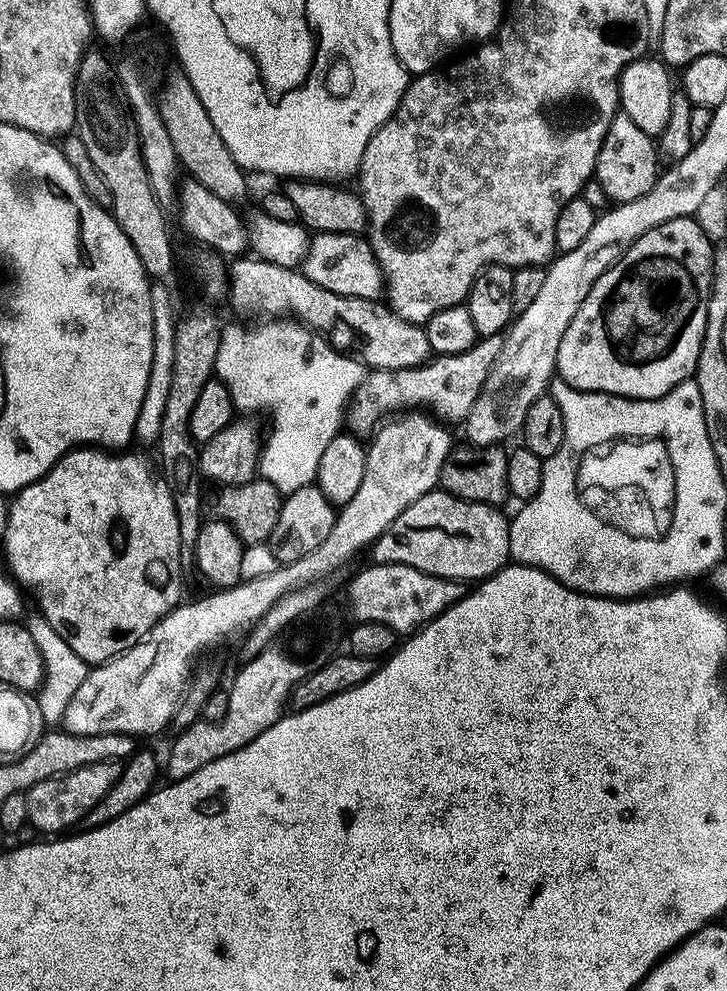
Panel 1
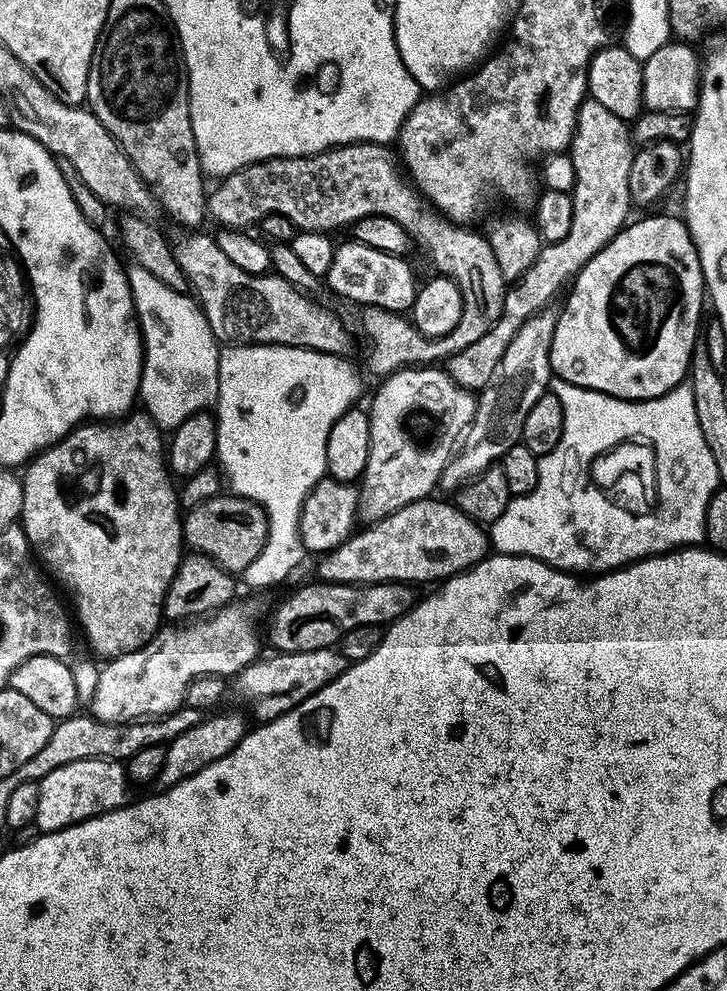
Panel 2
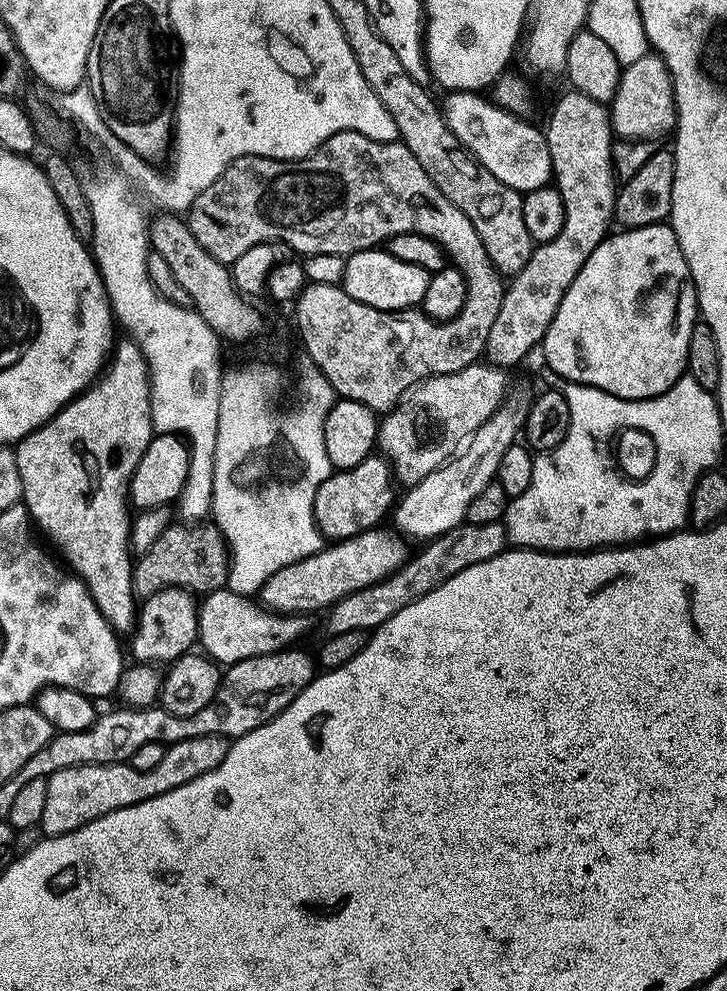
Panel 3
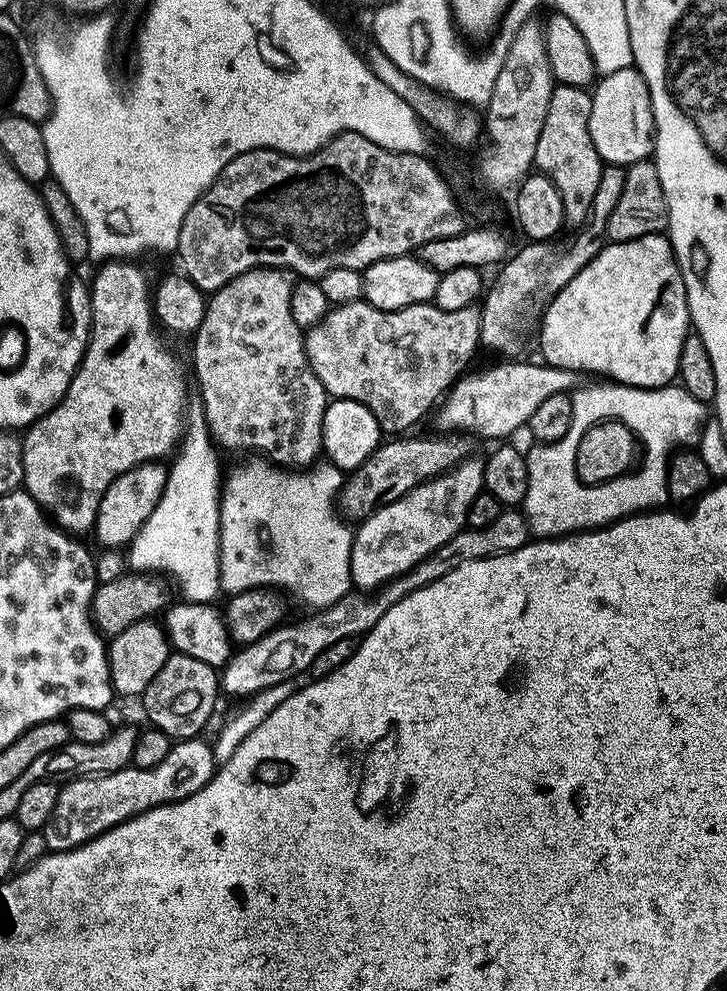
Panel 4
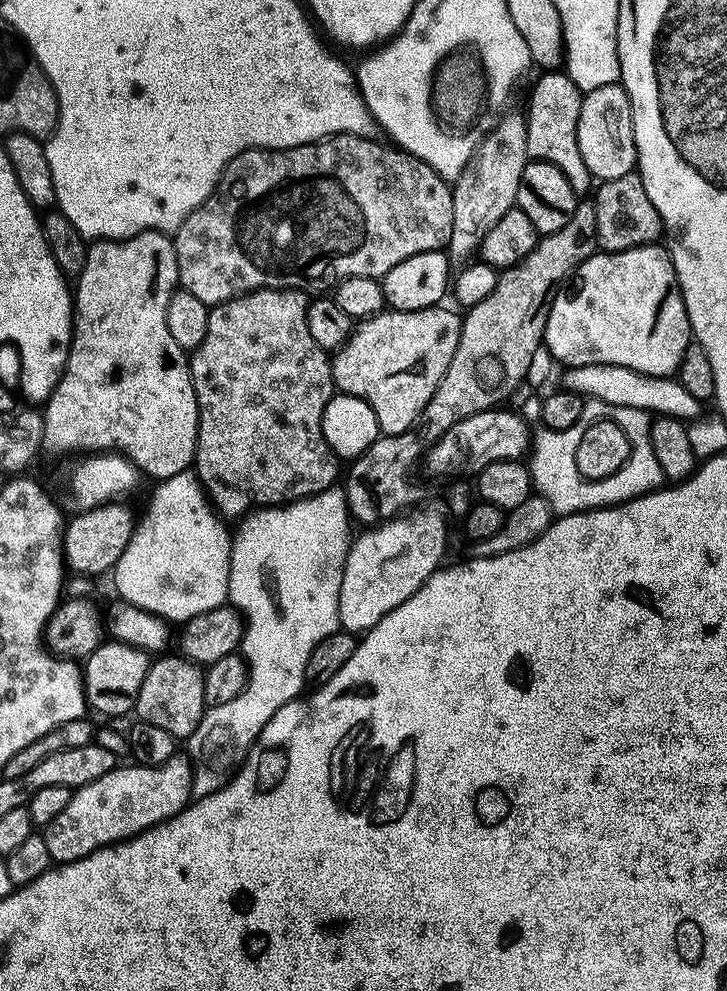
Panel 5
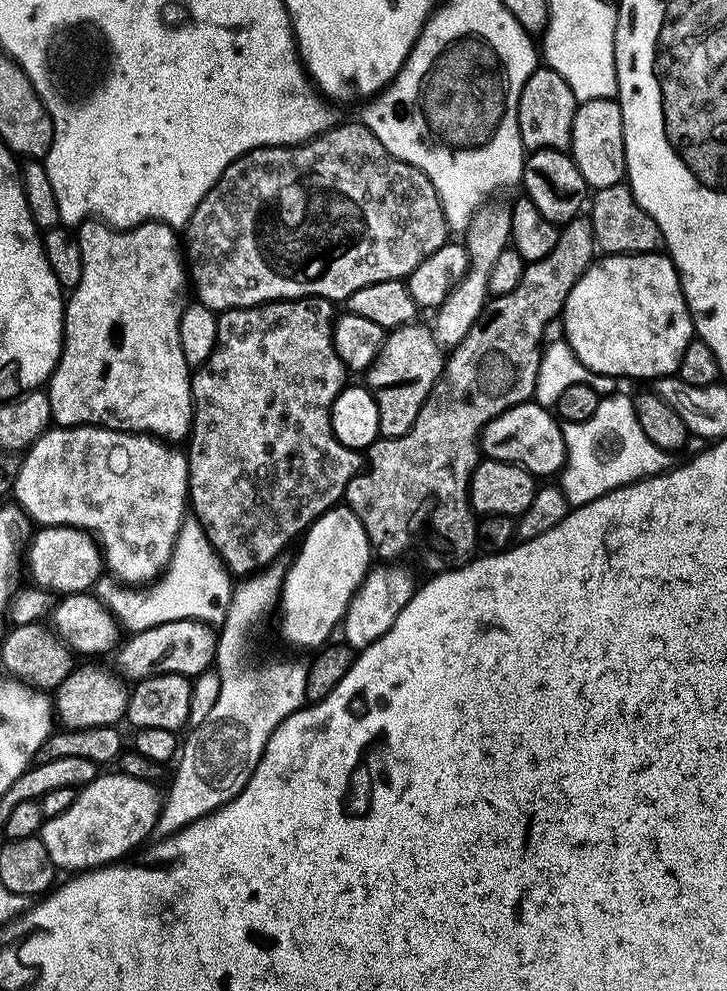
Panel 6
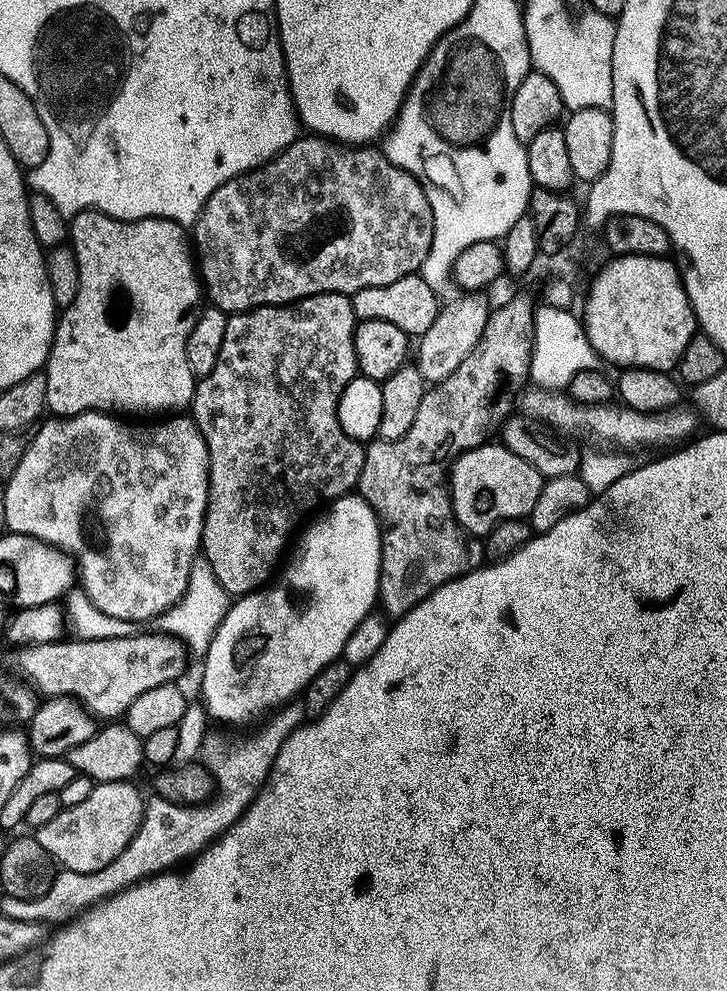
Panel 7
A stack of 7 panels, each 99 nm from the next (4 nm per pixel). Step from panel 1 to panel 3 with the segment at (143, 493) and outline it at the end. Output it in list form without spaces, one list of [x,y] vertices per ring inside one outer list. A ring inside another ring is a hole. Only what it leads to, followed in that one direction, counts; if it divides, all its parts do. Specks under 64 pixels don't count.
[[[127,343],[115,345],[106,371],[87,392],[77,396],[51,422],[31,432],[14,448],[18,474],[22,474],[22,503],[32,515],[33,525],[52,539],[53,546],[64,555],[63,563],[83,580],[98,610],[108,619],[108,625],[120,634],[131,633],[138,619],[138,597],[133,584],[134,516],[128,513],[128,504],[130,508],[130,489],[138,462],[142,462],[154,438],[152,379],[148,363],[139,346]]]

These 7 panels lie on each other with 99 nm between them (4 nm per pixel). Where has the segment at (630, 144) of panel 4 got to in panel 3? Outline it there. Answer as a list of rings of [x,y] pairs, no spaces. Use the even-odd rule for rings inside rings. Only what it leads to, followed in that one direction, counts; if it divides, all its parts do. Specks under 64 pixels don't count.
[[[649,54],[627,65],[620,78],[620,89],[610,104],[612,131],[621,141],[659,141],[676,126],[676,91],[672,89],[672,75],[662,57]]]

